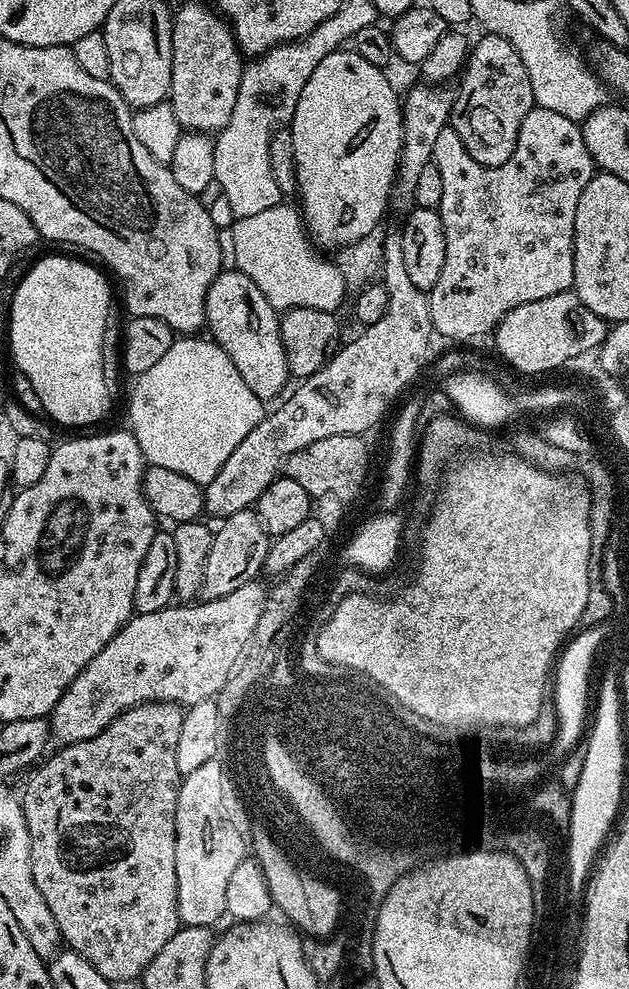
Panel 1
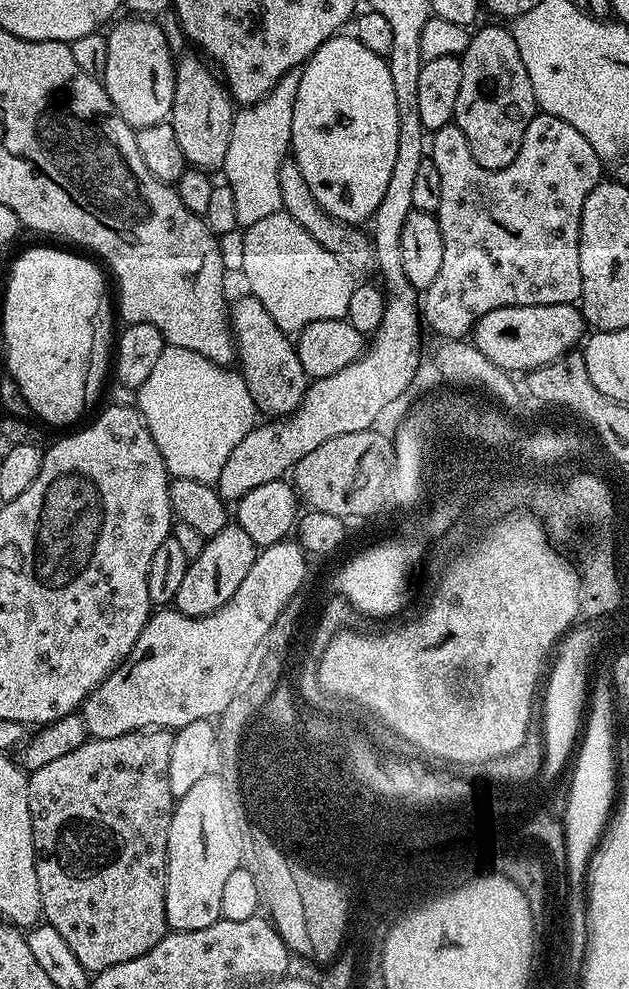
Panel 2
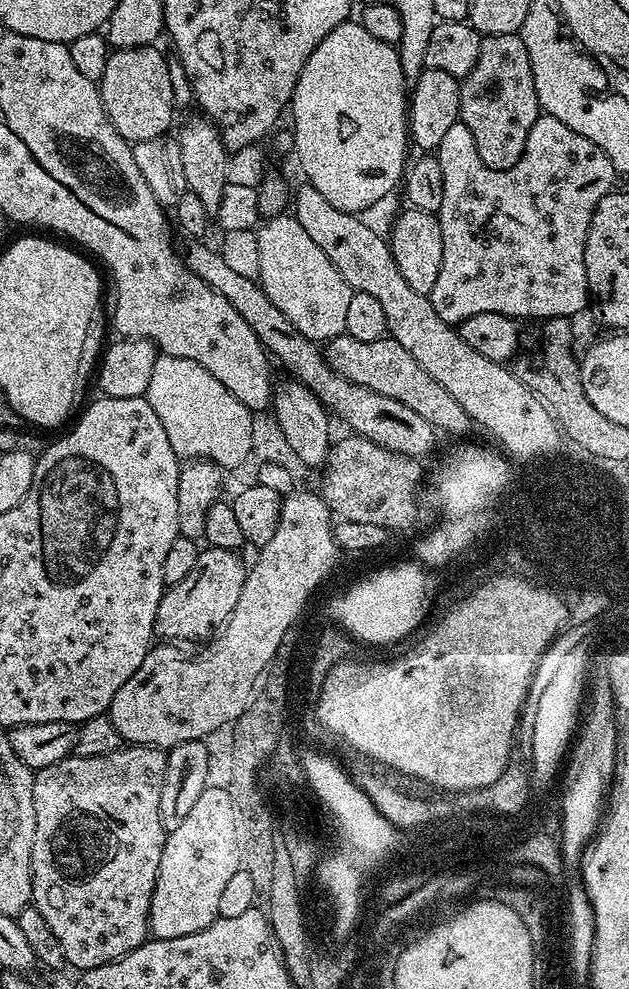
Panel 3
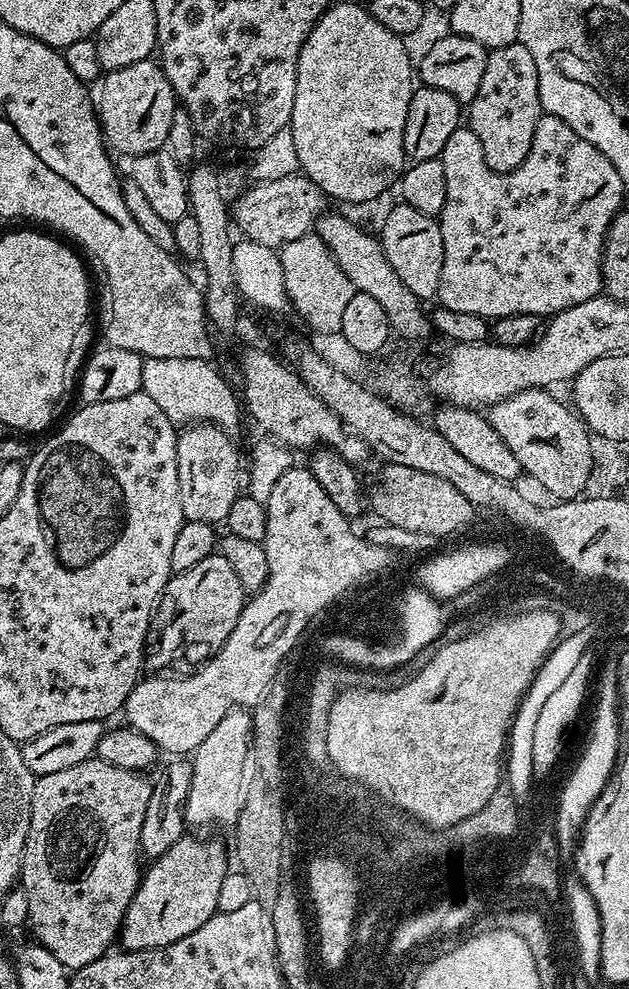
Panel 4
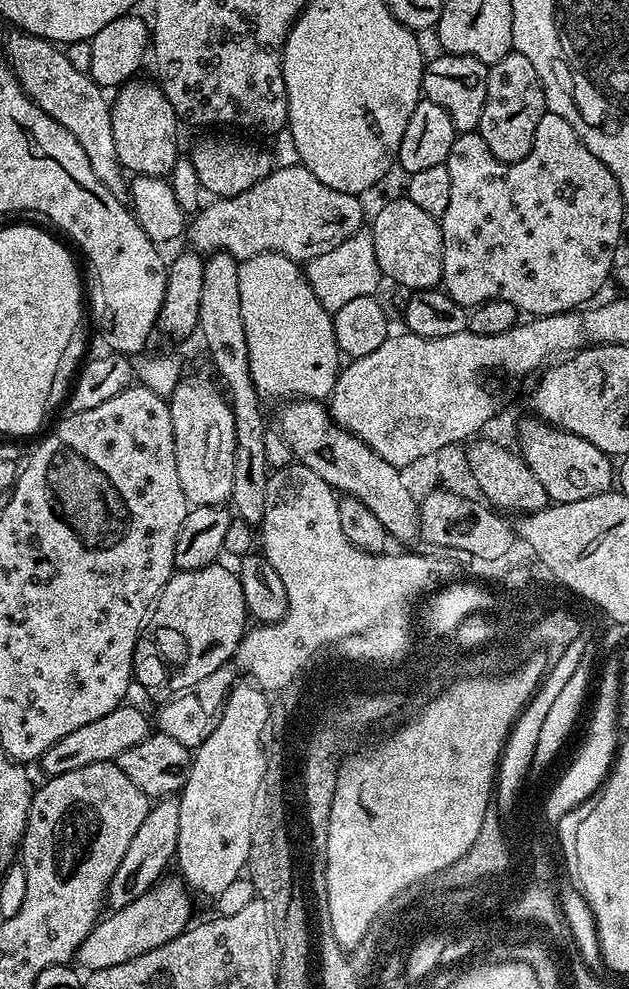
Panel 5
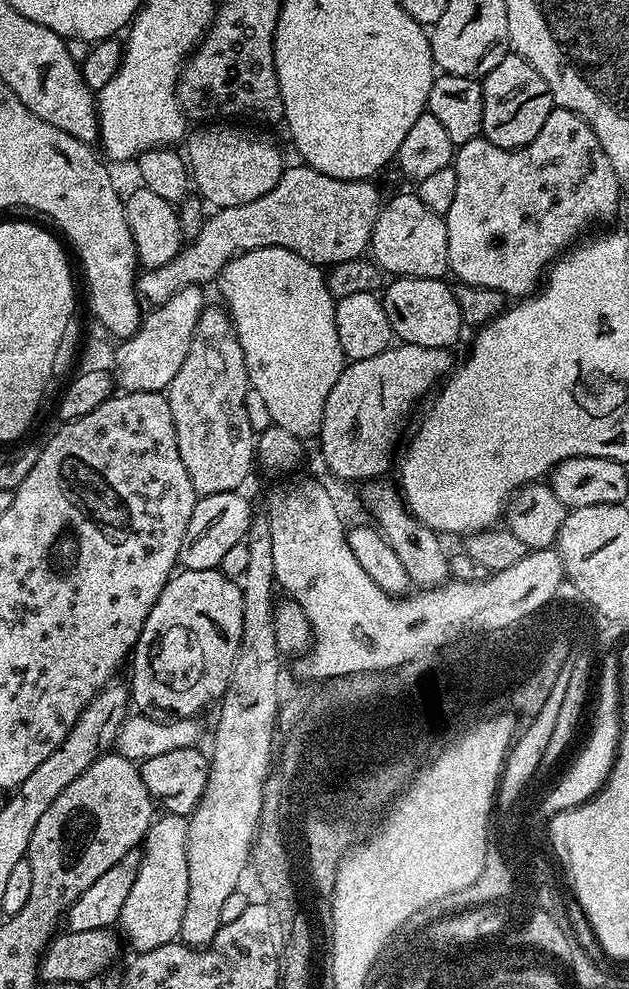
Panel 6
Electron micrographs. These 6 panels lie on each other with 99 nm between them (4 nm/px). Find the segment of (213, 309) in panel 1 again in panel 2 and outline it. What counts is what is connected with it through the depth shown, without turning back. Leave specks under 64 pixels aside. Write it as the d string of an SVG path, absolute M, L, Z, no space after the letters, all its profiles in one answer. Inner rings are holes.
M244 295L234 306L231 305L229 313L229 323L233 333L233 340L236 343L238 364L241 364L240 373L250 390L250 396L254 399L257 411L268 418L284 418L295 412L301 399L304 397L305 390L310 383L302 368L301 359L298 358L295 343L289 335L277 326L266 308L262 306L255 296Z

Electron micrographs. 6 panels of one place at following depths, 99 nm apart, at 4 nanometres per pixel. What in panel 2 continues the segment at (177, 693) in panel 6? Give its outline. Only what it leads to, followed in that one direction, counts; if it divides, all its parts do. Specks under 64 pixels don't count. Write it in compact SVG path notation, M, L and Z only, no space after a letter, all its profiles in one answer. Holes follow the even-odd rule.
M235 522L207 537L202 554L191 557L186 578L182 578L182 587L179 588L174 601L175 611L183 616L208 616L212 612L217 612L223 604L230 602L230 598L234 598L250 566L254 566L257 555L258 549L254 538L250 538L250 534L246 534L246 530L242 530Z

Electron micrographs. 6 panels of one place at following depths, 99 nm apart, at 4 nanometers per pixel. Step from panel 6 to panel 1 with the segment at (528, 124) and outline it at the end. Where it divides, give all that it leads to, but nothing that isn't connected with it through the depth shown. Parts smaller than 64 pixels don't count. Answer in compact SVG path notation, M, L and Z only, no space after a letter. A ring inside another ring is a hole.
M484 34L481 37L477 44L475 41L471 45L468 63L459 77L460 89L454 92L450 127L462 138L462 146L466 146L474 162L483 168L497 168L514 154L522 118L530 114L536 99L518 50L501 36Z

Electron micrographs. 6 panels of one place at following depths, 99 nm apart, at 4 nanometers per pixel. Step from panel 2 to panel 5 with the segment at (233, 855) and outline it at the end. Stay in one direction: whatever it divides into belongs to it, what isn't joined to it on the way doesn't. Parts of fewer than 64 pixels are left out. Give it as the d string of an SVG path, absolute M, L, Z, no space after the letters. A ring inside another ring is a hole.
M161 879L148 892L134 898L130 906L115 909L109 920L97 920L74 957L75 963L85 973L106 970L106 966L122 966L122 962L130 962L130 958L138 958L138 954L146 954L146 950L154 950L154 946L162 946L178 938L178 934L182 934L189 927L193 919L193 893L183 879L168 879Z

